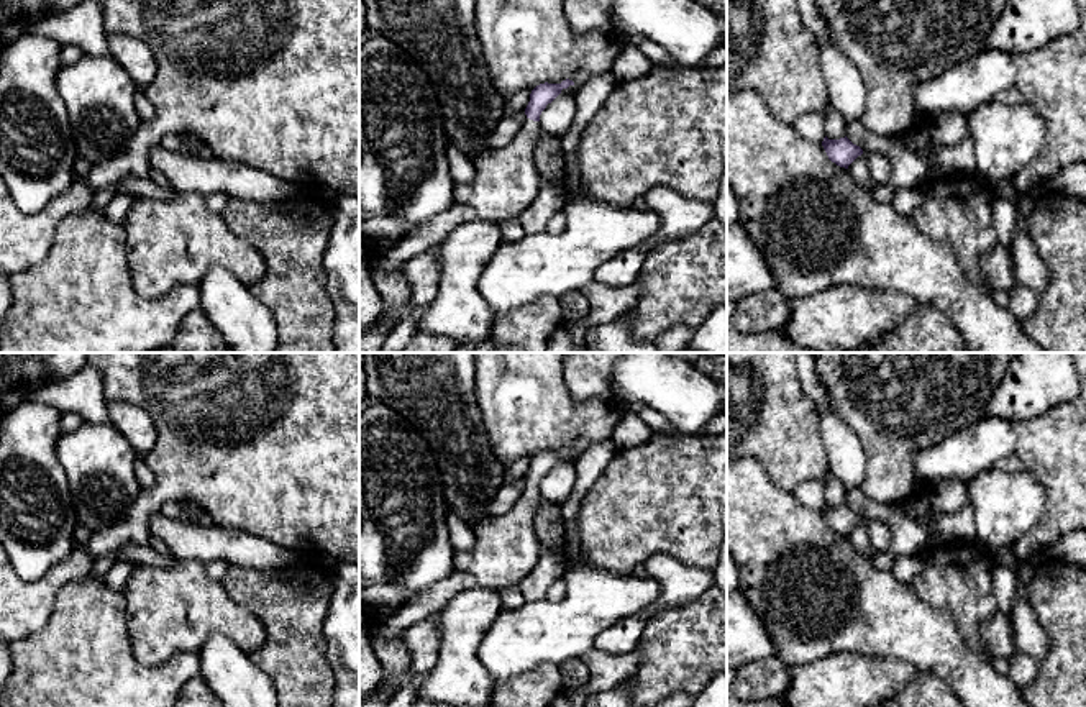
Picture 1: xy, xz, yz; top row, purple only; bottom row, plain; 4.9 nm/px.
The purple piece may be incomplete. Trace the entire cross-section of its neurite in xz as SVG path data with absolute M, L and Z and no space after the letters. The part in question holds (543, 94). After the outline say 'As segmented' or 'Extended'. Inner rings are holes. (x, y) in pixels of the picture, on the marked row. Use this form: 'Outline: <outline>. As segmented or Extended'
Outline: M566 79L561 84L540 84L530 94L525 121L517 136L499 149L481 153L474 161L474 179L454 184L456 203L476 210L477 220L500 223L518 218L535 200L540 177L533 164L533 151L545 135L540 115L563 89L574 85Z. Extended

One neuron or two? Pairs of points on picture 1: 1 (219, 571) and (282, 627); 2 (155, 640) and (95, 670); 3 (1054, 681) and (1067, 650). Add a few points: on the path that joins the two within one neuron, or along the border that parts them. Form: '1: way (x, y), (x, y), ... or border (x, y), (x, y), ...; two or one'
1: border (230, 566), (220, 581); two
2: border (125, 614), (132, 653), (146, 665), (169, 660); two
3: way (1062, 673), (1067, 668), (1067, 658); one

